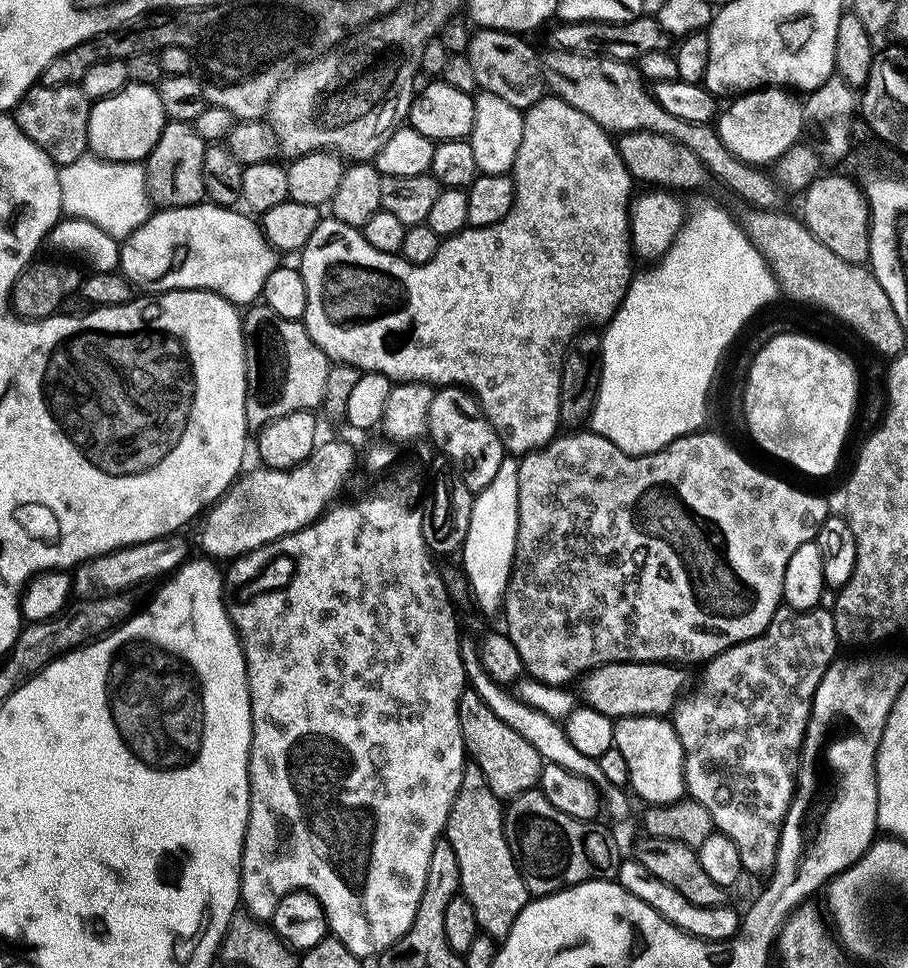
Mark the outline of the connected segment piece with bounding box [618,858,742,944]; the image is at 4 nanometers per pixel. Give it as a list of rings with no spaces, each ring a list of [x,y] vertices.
[[[635,858],[625,859],[621,863],[618,883],[630,894],[634,894],[638,902],[646,902],[646,906],[653,908],[663,920],[678,926],[678,930],[694,938],[709,940],[712,944],[727,944],[728,941],[734,940],[740,932],[742,916],[739,911],[736,913],[732,906],[722,908],[694,906],[694,902],[682,898],[678,890],[673,890],[671,886],[666,886],[666,882],[654,878],[654,874],[650,874],[650,870],[646,870],[646,866],[642,866]]]

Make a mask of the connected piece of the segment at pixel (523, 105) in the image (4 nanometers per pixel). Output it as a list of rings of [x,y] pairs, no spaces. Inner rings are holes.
[[[481,28],[475,33],[467,56],[474,66],[481,93],[502,98],[502,102],[510,102],[510,106],[521,110],[533,108],[539,100],[545,99],[549,86],[544,77],[544,62],[530,41],[523,35],[502,30]]]

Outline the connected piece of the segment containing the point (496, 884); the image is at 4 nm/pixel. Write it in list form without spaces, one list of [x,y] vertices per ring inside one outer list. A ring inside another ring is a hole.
[[[474,762],[469,763],[458,798],[450,810],[446,842],[454,850],[455,857],[458,858],[460,891],[468,899],[470,906],[474,908],[474,915],[478,918],[481,933],[497,942],[508,939],[510,930],[514,930],[514,922],[518,922],[522,910],[530,902],[528,887],[522,878],[520,866],[510,850],[510,842],[504,833],[504,810],[505,805],[494,794],[494,790],[490,790],[480,767]]]

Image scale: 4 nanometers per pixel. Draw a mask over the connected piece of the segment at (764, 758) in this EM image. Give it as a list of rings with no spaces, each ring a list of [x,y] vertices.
[[[821,606],[812,612],[799,612],[781,607],[772,625],[757,640],[734,646],[707,661],[696,693],[685,695],[676,705],[674,723],[684,751],[687,795],[710,810],[716,832],[734,842],[738,854],[742,854],[742,866],[749,877],[767,877],[776,866],[783,824],[796,796],[797,773],[812,703],[816,692],[825,687],[828,671],[831,668],[833,671],[838,660],[836,648],[841,647],[841,642],[836,629],[836,614],[826,609]]]

